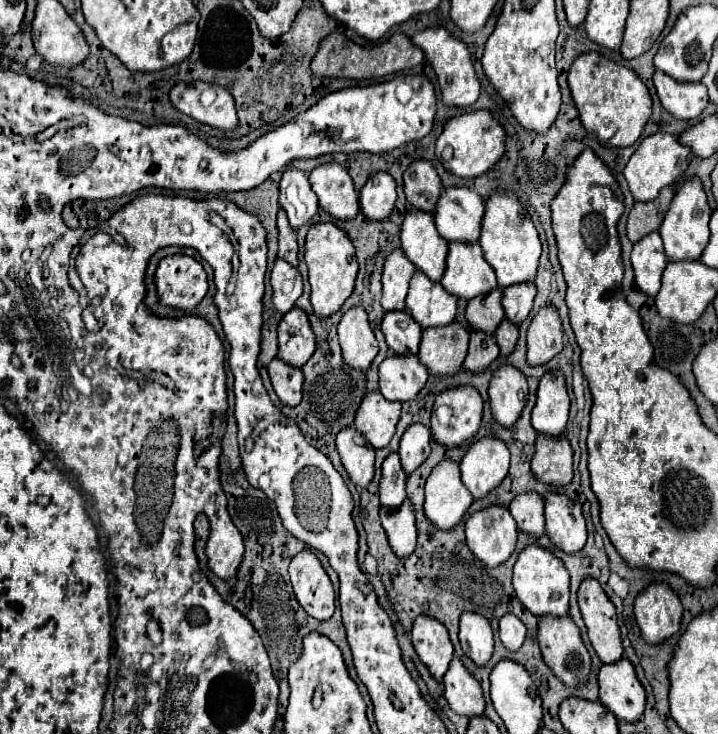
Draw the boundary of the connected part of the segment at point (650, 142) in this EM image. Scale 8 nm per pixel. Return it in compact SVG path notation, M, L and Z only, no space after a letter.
M657 131L649 137L645 137L641 141L641 145L637 147L637 151L631 155L631 159L629 159L629 163L625 165L625 171L623 171L635 201L653 201L657 197L659 189L673 185L685 173L685 169L689 165L689 157L691 157L689 147L681 145L679 139L671 133Z

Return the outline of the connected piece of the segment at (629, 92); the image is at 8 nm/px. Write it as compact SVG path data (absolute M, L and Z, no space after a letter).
M581 53L569 67L569 87L581 123L607 147L627 147L635 143L651 117L651 97L633 69L623 67L601 53Z

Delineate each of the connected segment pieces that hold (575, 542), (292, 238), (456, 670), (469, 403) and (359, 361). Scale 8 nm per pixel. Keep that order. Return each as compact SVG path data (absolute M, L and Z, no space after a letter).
M549 493L545 497L545 529L561 551L581 551L587 541L581 503L569 499L565 493Z
M279 209L279 215L277 215L277 229L279 229L279 257L285 259L287 263L291 263L293 267L297 267L297 251L299 251L297 233L289 225L283 209Z
M453 657L449 665L449 673L445 673L443 677L443 685L445 685L445 697L455 713L467 717L483 715L485 701L483 701L481 685L459 661L459 657Z
M459 385L453 389L445 389L437 395L435 407L447 405L453 411L449 425L441 425L435 417L431 419L433 439L445 447L457 447L459 443L473 437L481 423L483 399L479 391L471 385Z
M353 307L345 311L339 321L337 333L345 363L353 365L355 369L367 369L379 351L367 311L363 307Z

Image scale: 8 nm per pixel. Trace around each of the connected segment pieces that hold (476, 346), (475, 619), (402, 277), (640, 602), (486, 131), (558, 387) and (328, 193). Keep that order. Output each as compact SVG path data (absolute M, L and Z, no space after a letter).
M471 329L471 339L469 339L469 353L465 359L465 369L481 373L483 369L489 367L489 363L499 355L499 347L495 341L495 335L473 331Z
M463 613L459 621L459 641L465 651L477 665L485 665L493 653L493 629L483 615Z
M397 249L393 255L385 259L383 265L383 299L381 305L385 311L403 311L409 281L415 273L413 263L409 263L407 255Z
M651 583L637 595L633 607L645 641L661 643L679 631L683 605L667 583Z
M487 109L463 113L463 115L457 115L445 123L443 133L437 139L437 149L435 149L437 155L441 155L441 151L447 145L451 145L455 153L445 163L445 169L449 169L451 173L455 173L459 177L477 177L477 175L485 173L487 169L491 169L501 159L501 155L505 151L505 129L495 119L495 115Z
M549 371L541 377L537 387L537 403L533 407L533 427L537 433L563 435L569 415L569 395L565 375L561 371Z
M325 163L309 173L311 189L319 197L319 205L335 219L353 219L359 213L359 197L353 179L339 163Z

